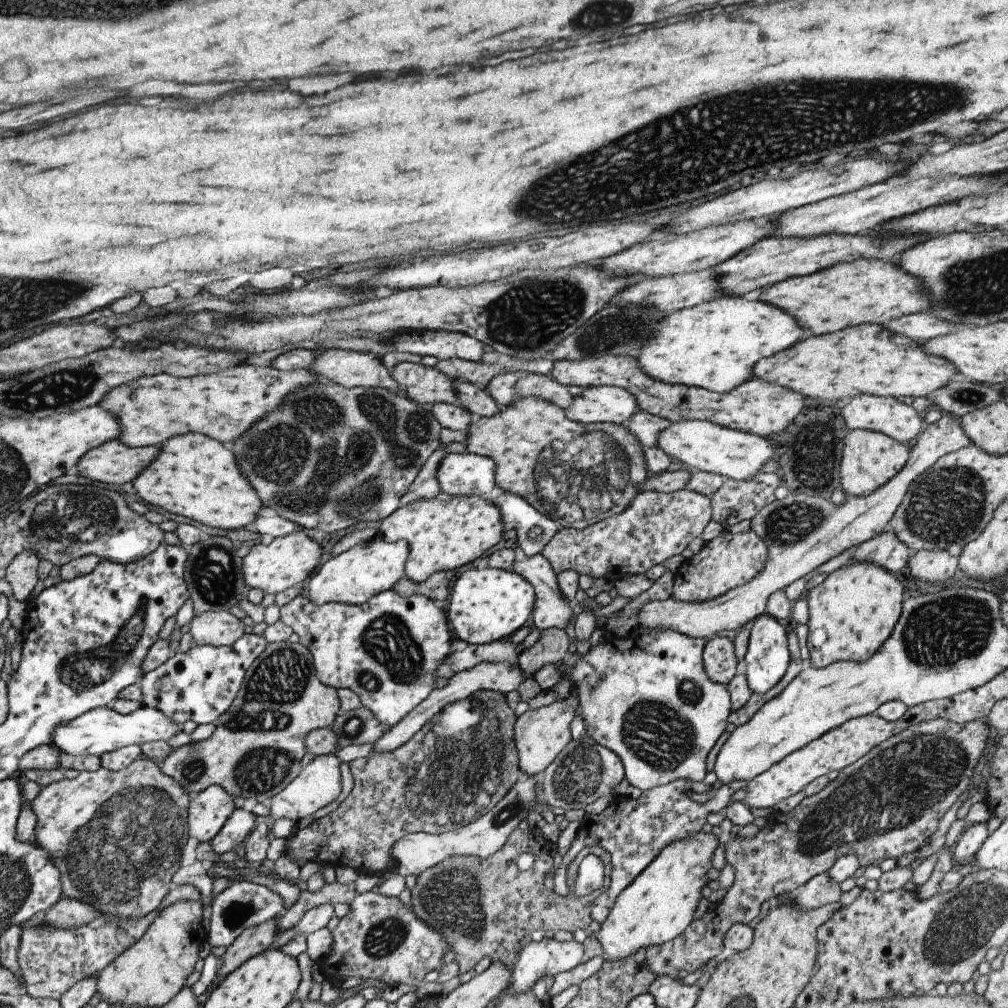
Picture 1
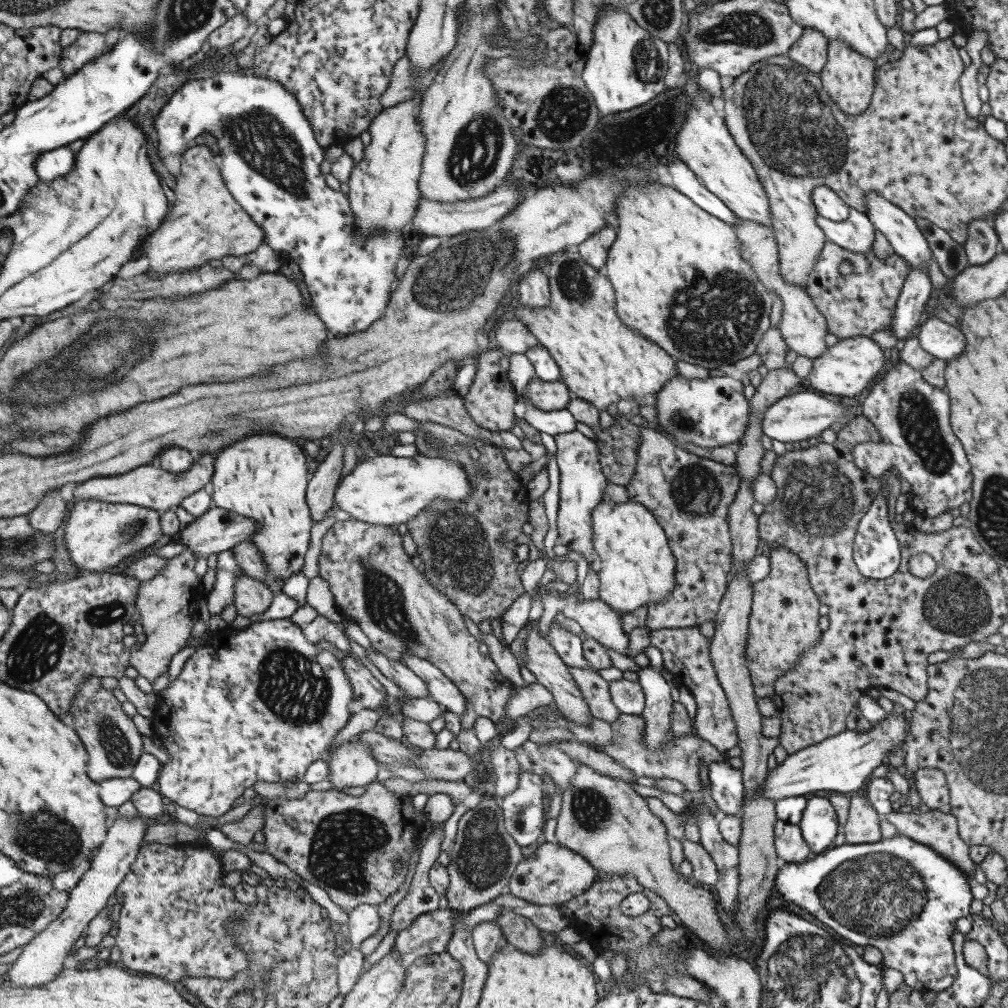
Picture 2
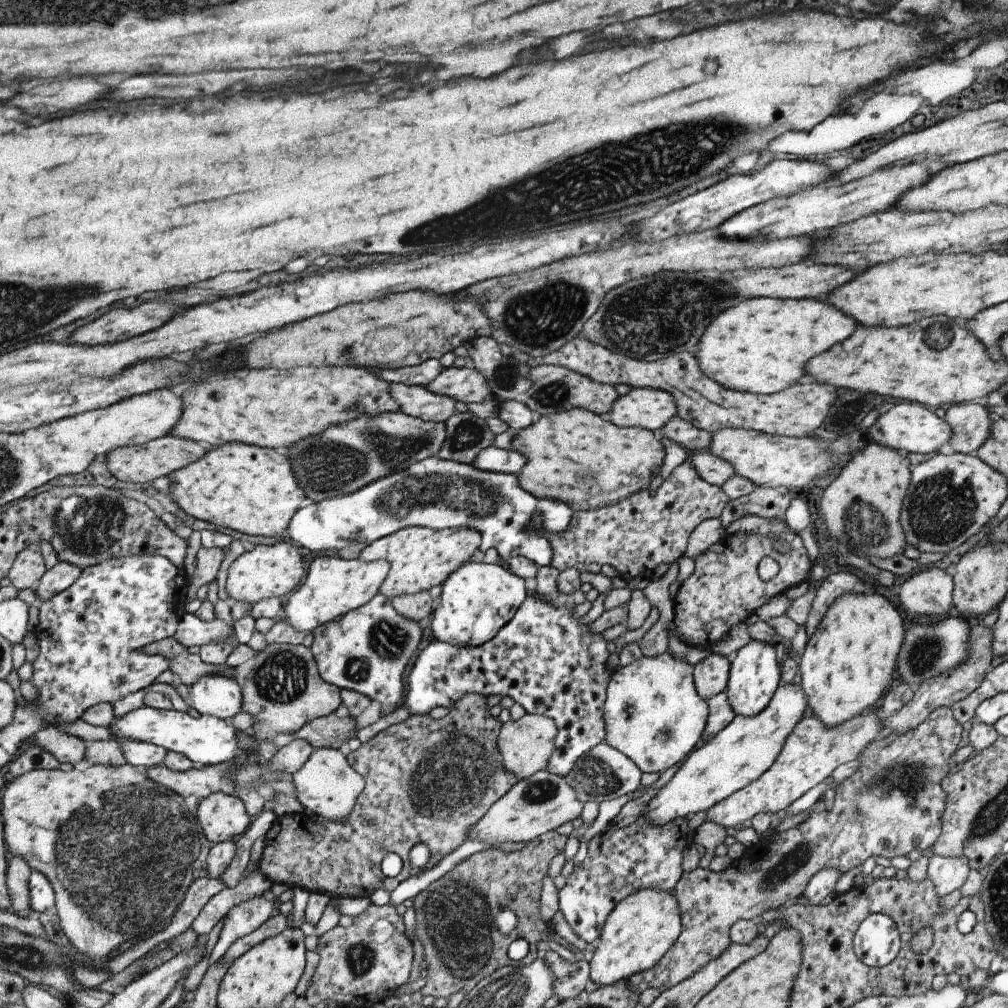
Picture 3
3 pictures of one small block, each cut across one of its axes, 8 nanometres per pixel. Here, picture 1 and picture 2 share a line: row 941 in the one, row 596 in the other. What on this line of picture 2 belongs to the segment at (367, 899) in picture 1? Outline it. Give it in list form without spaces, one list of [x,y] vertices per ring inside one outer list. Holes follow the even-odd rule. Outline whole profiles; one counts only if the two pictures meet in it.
[[[356,519],[336,521],[322,538],[318,564],[319,575],[330,584],[334,602],[360,626],[370,640],[371,649],[400,663],[404,663],[403,657],[406,654],[430,662],[460,690],[465,701],[474,708],[476,716],[490,718],[496,724],[497,736],[503,737],[506,732],[510,732],[515,720],[506,719],[506,708],[517,687],[500,673],[490,655],[485,656],[480,652],[481,644],[468,631],[459,608],[446,594],[434,588],[423,572],[412,564],[412,558],[402,547],[402,536],[396,527]]]

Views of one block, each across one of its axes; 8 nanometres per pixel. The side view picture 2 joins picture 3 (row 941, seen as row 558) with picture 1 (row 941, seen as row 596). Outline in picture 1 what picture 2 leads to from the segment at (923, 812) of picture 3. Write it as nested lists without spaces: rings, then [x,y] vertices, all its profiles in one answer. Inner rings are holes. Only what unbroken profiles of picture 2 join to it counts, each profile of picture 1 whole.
[[[940,717],[909,726],[843,768],[836,779],[815,795],[805,797],[793,811],[788,814],[773,813],[753,838],[726,837],[725,857],[735,874],[734,883],[727,890],[726,897],[707,910],[702,918],[693,920],[674,940],[646,947],[644,951],[648,968],[656,976],[670,975],[682,980],[722,952],[725,934],[734,924],[747,925],[758,916],[766,900],[793,892],[813,876],[826,873],[841,856],[857,854],[862,866],[878,858],[898,860],[920,850],[934,837],[942,816],[972,781],[972,770],[985,754],[984,748],[990,734],[988,727],[983,720],[953,723]]]

